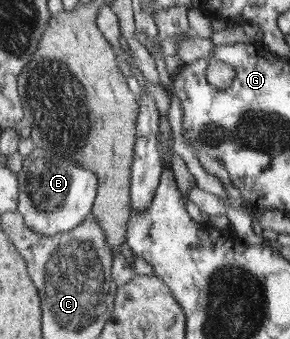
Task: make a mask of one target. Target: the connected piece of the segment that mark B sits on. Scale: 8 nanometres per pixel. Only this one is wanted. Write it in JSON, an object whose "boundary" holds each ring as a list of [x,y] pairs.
{"boundary":[[[34,148],[28,156],[23,156],[22,163],[23,171],[16,174],[19,183],[17,212],[33,233],[55,237],[75,229],[91,214],[98,187],[93,171],[43,148]]]}

